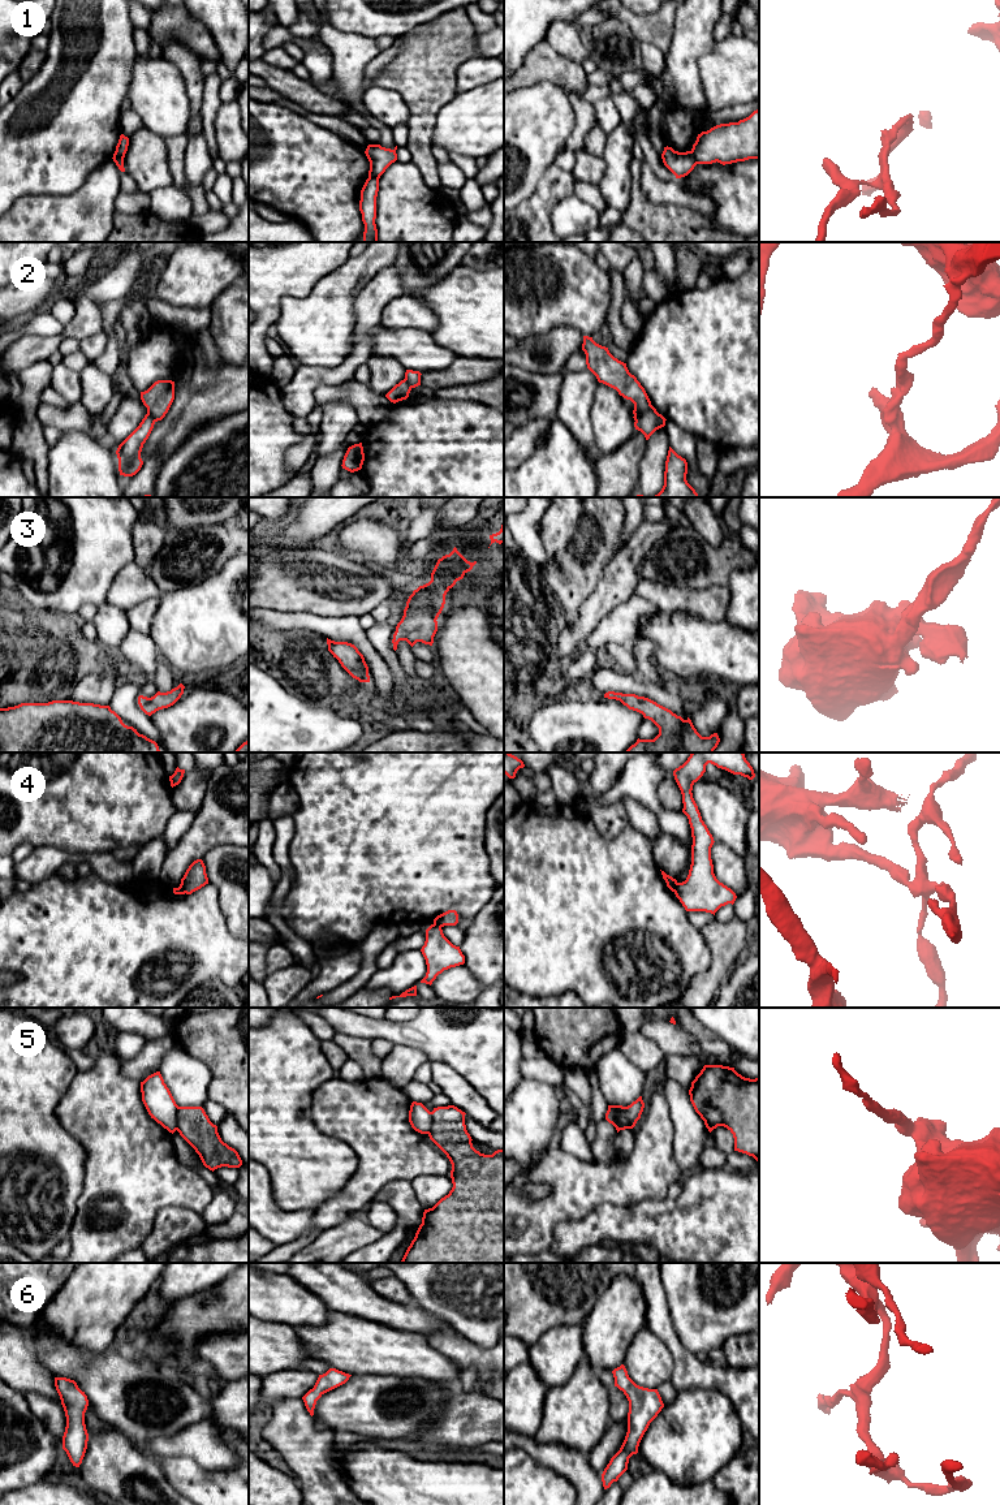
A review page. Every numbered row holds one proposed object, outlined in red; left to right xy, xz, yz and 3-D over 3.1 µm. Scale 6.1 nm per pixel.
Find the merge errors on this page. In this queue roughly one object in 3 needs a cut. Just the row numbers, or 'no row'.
1, 2, 4, 5

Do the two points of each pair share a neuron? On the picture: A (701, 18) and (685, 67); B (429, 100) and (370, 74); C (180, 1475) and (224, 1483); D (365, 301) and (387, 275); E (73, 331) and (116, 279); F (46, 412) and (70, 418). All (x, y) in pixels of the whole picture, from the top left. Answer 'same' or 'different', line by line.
A: same
B: different
C: same
D: same
E: same
F: same

